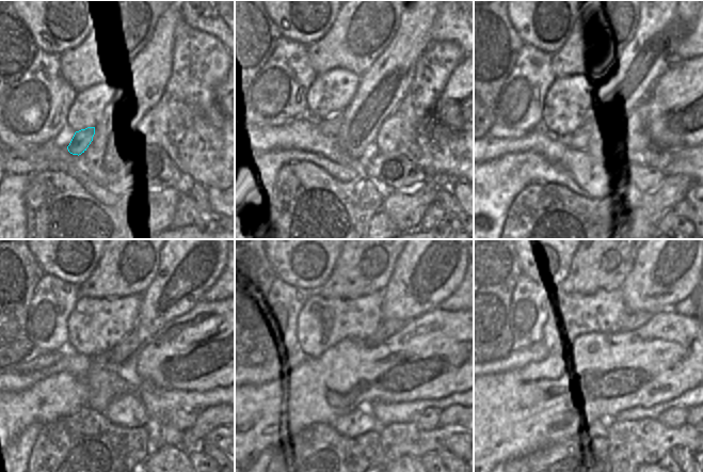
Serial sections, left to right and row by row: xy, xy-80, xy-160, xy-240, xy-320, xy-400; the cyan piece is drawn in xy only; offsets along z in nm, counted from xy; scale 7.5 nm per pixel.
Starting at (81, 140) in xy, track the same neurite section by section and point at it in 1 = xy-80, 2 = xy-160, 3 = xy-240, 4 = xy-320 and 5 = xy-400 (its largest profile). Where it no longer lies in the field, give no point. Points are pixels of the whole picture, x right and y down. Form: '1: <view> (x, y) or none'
1: xy-80 (331, 127)
2: xy-160 (581, 137)
3: xy-240 (121, 351)
4: xy-320 (387, 327)
5: xy-400 (637, 318)

